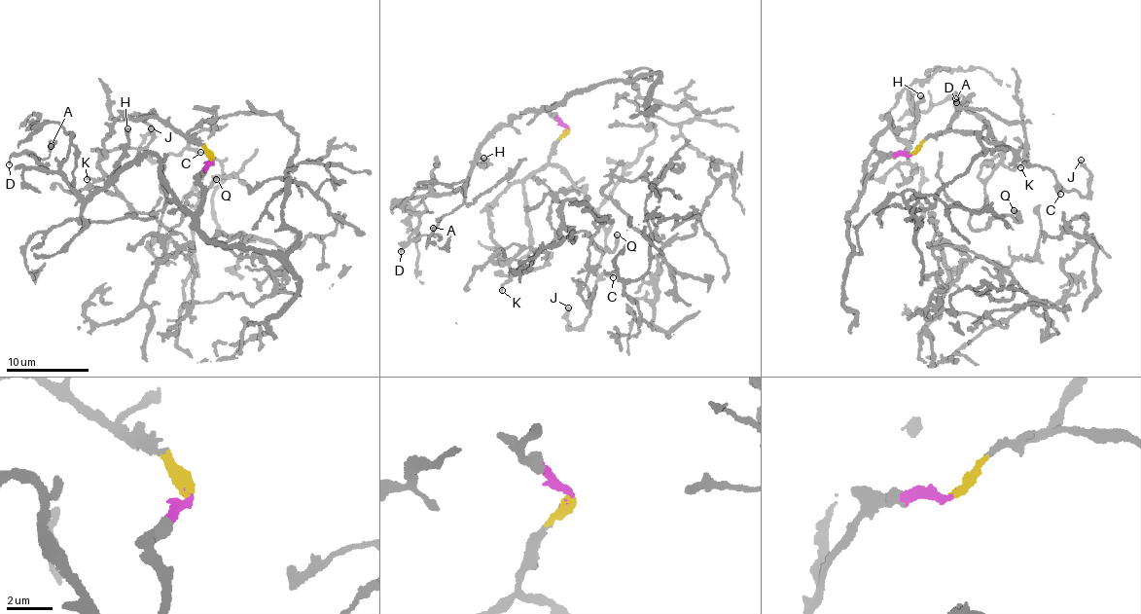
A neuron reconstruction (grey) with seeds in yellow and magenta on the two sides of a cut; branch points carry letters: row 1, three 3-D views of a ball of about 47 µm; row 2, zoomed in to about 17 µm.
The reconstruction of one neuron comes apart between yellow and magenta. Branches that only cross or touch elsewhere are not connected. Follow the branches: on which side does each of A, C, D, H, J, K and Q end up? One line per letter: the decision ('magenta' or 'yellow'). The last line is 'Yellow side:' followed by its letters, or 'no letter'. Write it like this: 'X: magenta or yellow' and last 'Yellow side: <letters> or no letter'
A: magenta
C: yellow
D: magenta
H: magenta
J: yellow
K: yellow
Q: yellow
Yellow side: C, J, K, Q

